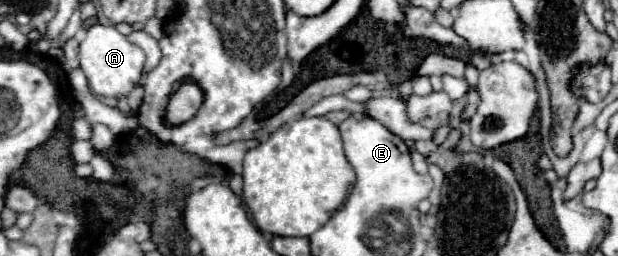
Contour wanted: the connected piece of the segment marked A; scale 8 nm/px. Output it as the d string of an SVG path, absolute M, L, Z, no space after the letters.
M92 25L86 31L84 41L80 43L78 59L86 75L88 87L94 95L126 97L140 83L144 67L144 51L140 47L134 47L122 33L114 29L114 25Z

